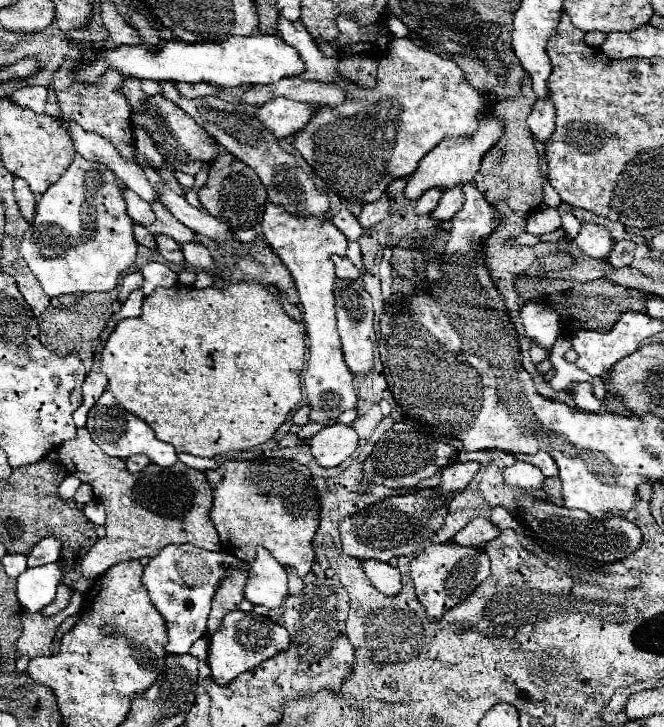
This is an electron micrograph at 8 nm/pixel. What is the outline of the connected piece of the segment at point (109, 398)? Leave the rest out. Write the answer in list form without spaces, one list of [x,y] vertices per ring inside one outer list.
[[[104,392],[100,396],[100,400],[92,406],[92,410],[88,412],[88,420],[86,420],[86,430],[92,434],[92,440],[108,454],[108,456],[118,456],[118,458],[128,458],[134,454],[146,454],[154,464],[158,466],[172,466],[178,456],[174,446],[164,444],[162,440],[158,440],[154,436],[154,430],[136,414],[124,410],[116,398],[112,396],[112,392]]]

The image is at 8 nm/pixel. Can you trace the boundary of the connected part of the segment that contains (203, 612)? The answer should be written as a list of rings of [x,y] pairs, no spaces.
[[[192,544],[166,546],[144,568],[142,582],[148,588],[152,604],[164,616],[168,626],[168,644],[166,644],[168,654],[186,654],[190,646],[204,636],[210,612],[210,600],[214,596],[216,584],[220,584],[220,580],[226,574],[226,570],[222,568],[224,562],[230,562],[240,570],[248,570],[246,562],[232,558],[228,552],[206,552],[204,548]]]

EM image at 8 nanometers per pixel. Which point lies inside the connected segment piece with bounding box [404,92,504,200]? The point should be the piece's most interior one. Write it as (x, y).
(454, 161)

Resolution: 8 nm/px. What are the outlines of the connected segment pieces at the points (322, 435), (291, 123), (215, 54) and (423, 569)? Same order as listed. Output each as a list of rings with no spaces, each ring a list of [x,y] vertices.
[[[332,424],[322,428],[310,440],[310,448],[320,466],[332,468],[348,460],[358,446],[358,434],[352,426]]]
[[[274,98],[260,106],[258,110],[258,120],[264,122],[264,126],[276,134],[276,138],[292,136],[300,132],[314,112],[318,110],[318,104],[306,104],[306,102],[296,102],[288,98]]]
[[[256,34],[256,36],[232,36],[226,42],[204,42],[204,44],[186,44],[168,40],[162,44],[158,52],[146,50],[146,46],[122,46],[116,50],[102,50],[96,62],[80,66],[76,72],[78,80],[100,78],[104,70],[118,68],[122,76],[134,78],[148,78],[148,80],[172,80],[172,82],[208,82],[226,86],[244,86],[244,84],[272,84],[280,78],[300,76],[304,72],[304,62],[300,54],[282,42],[280,36],[270,34]]]
[[[454,542],[430,544],[410,562],[410,578],[416,588],[416,596],[428,612],[432,622],[440,620],[444,612],[466,600],[476,586],[490,576],[490,560],[484,548],[458,546]]]

